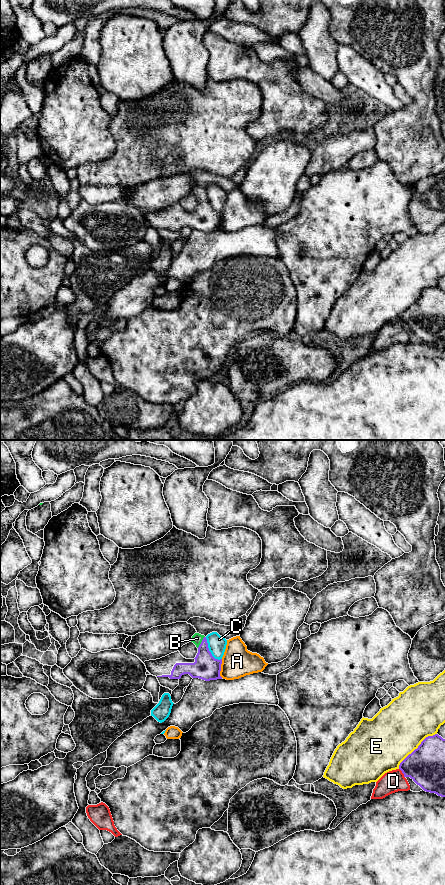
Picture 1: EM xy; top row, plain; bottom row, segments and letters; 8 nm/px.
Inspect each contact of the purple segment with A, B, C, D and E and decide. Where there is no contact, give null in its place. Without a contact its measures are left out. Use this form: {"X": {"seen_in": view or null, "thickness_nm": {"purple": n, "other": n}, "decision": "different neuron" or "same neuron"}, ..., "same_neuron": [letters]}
{"A": {"seen_in": "xy", "thickness_nm": {"purple": 200, "other": 240}, "decision": "different neuron"}, "B": {"seen_in": "xy", "thickness_nm": {"purple": 200, "other": 90}, "decision": "same neuron"}, "C": {"seen_in": "xy", "thickness_nm": {"purple": 200, "other": 140}, "decision": "different neuron"}, "D": {"seen_in": "xy", "thickness_nm": {"purple": 300, "other": 180}, "decision": "different neuron"}, "E": {"seen_in": "xy", "thickness_nm": {"purple": 300, "other": 420}, "decision": "different neuron"}, "same_neuron": ["B"]}

